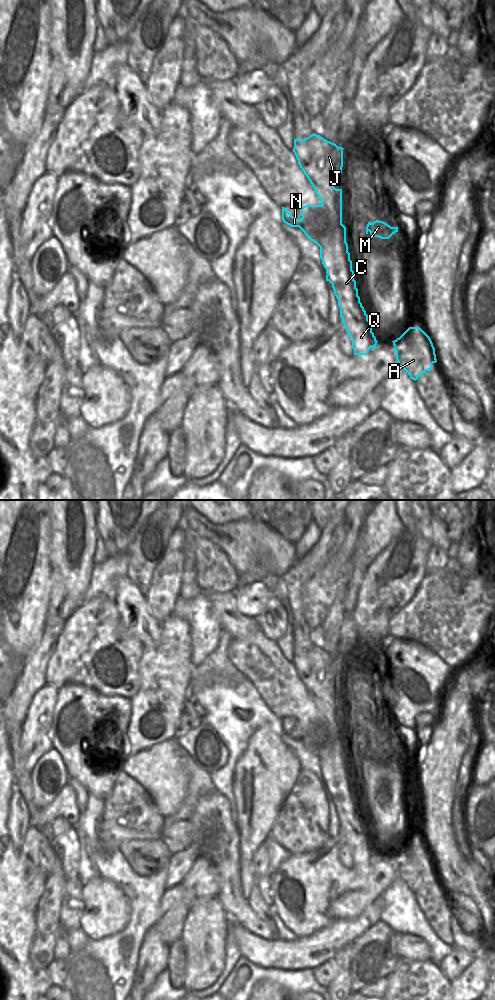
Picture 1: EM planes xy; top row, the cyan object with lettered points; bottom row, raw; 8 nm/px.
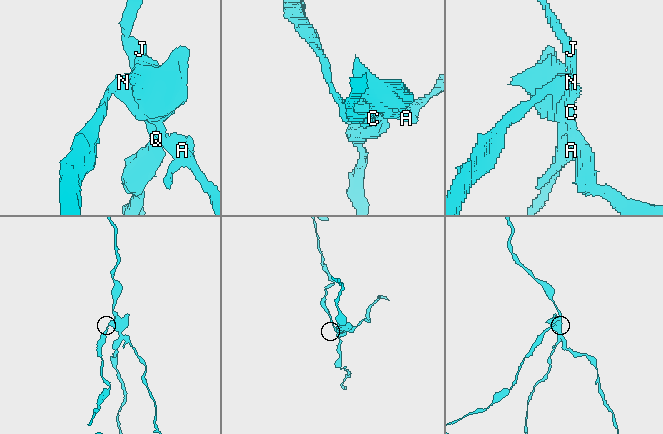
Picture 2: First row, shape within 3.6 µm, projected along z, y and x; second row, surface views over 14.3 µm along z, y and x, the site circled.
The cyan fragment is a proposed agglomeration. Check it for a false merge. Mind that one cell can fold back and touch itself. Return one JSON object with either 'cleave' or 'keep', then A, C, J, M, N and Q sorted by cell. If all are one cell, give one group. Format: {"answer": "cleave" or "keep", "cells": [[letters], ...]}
{"answer": "cleave", "cells": [["A", "C", "M", "N"], ["J", "Q"]]}

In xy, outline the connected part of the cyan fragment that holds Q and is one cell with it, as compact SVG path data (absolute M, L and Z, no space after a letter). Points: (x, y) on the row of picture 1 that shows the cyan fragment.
M361 302L340 309L340 317L352 340L354 355L367 355L377 341Z

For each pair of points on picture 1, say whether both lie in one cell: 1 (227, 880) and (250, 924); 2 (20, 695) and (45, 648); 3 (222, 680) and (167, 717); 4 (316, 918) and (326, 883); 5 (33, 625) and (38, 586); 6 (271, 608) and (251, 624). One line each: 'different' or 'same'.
1: same
2: same
3: different
4: same
5: same
6: different

